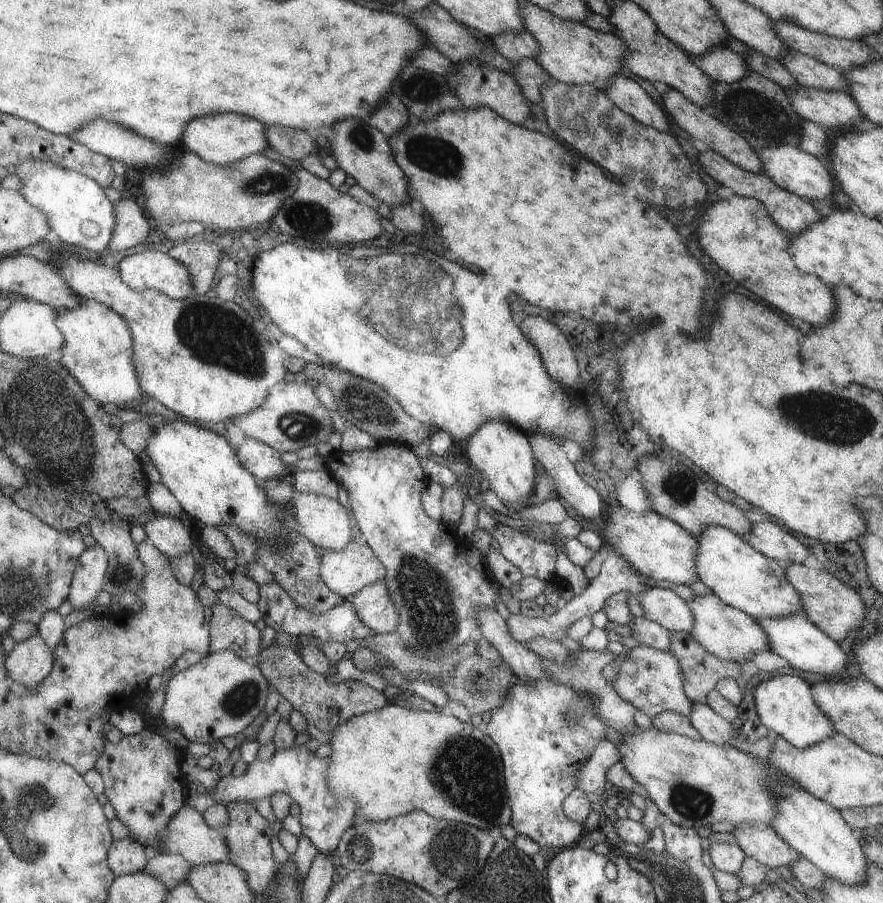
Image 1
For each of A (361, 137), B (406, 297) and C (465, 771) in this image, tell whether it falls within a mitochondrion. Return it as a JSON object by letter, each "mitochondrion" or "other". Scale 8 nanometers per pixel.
{"A":"mitochondrion","B":"mitochondrion","C":"mitochondrion"}

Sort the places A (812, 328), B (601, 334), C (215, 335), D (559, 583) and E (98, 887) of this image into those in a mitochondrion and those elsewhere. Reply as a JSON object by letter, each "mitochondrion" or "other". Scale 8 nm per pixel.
{"A":"other","B":"other","C":"mitochondrion","D":"other","E":"other"}

